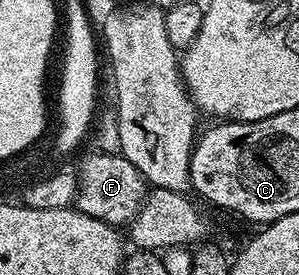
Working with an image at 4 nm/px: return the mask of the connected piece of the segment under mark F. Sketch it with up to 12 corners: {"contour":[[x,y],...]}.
{"contour":[[121,153],[82,163],[76,207],[120,229],[148,184]]}

